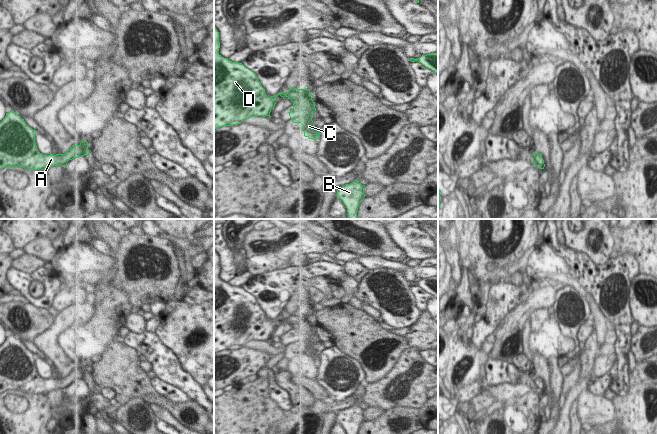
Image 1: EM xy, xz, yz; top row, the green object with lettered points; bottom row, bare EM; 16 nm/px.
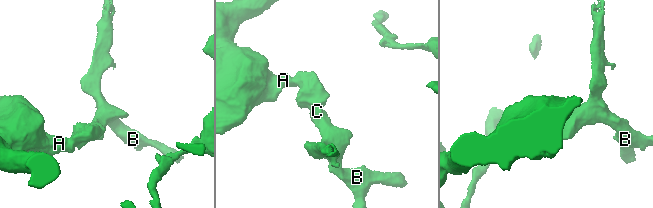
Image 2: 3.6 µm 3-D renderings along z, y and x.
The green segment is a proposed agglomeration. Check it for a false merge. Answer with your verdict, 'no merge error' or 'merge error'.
no merge error

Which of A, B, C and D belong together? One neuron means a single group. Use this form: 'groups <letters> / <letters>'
groups A B C D

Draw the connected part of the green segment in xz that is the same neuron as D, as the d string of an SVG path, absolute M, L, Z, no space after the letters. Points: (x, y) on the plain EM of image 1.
M214 251L214 353L240 348L249 341L270 340L270 336L277 326L276 321L280 319L283 322L286 320L293 326L289 340L293 347L303 349L304 360L313 364L320 362L320 353L316 352L312 345L316 332L310 314L290 311L286 318L280 316L268 321L256 298L242 287L232 286L228 282L222 281L218 277L219 272L219 256Z

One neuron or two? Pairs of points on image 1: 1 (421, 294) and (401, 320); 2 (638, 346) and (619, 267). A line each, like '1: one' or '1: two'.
1: two
2: two

